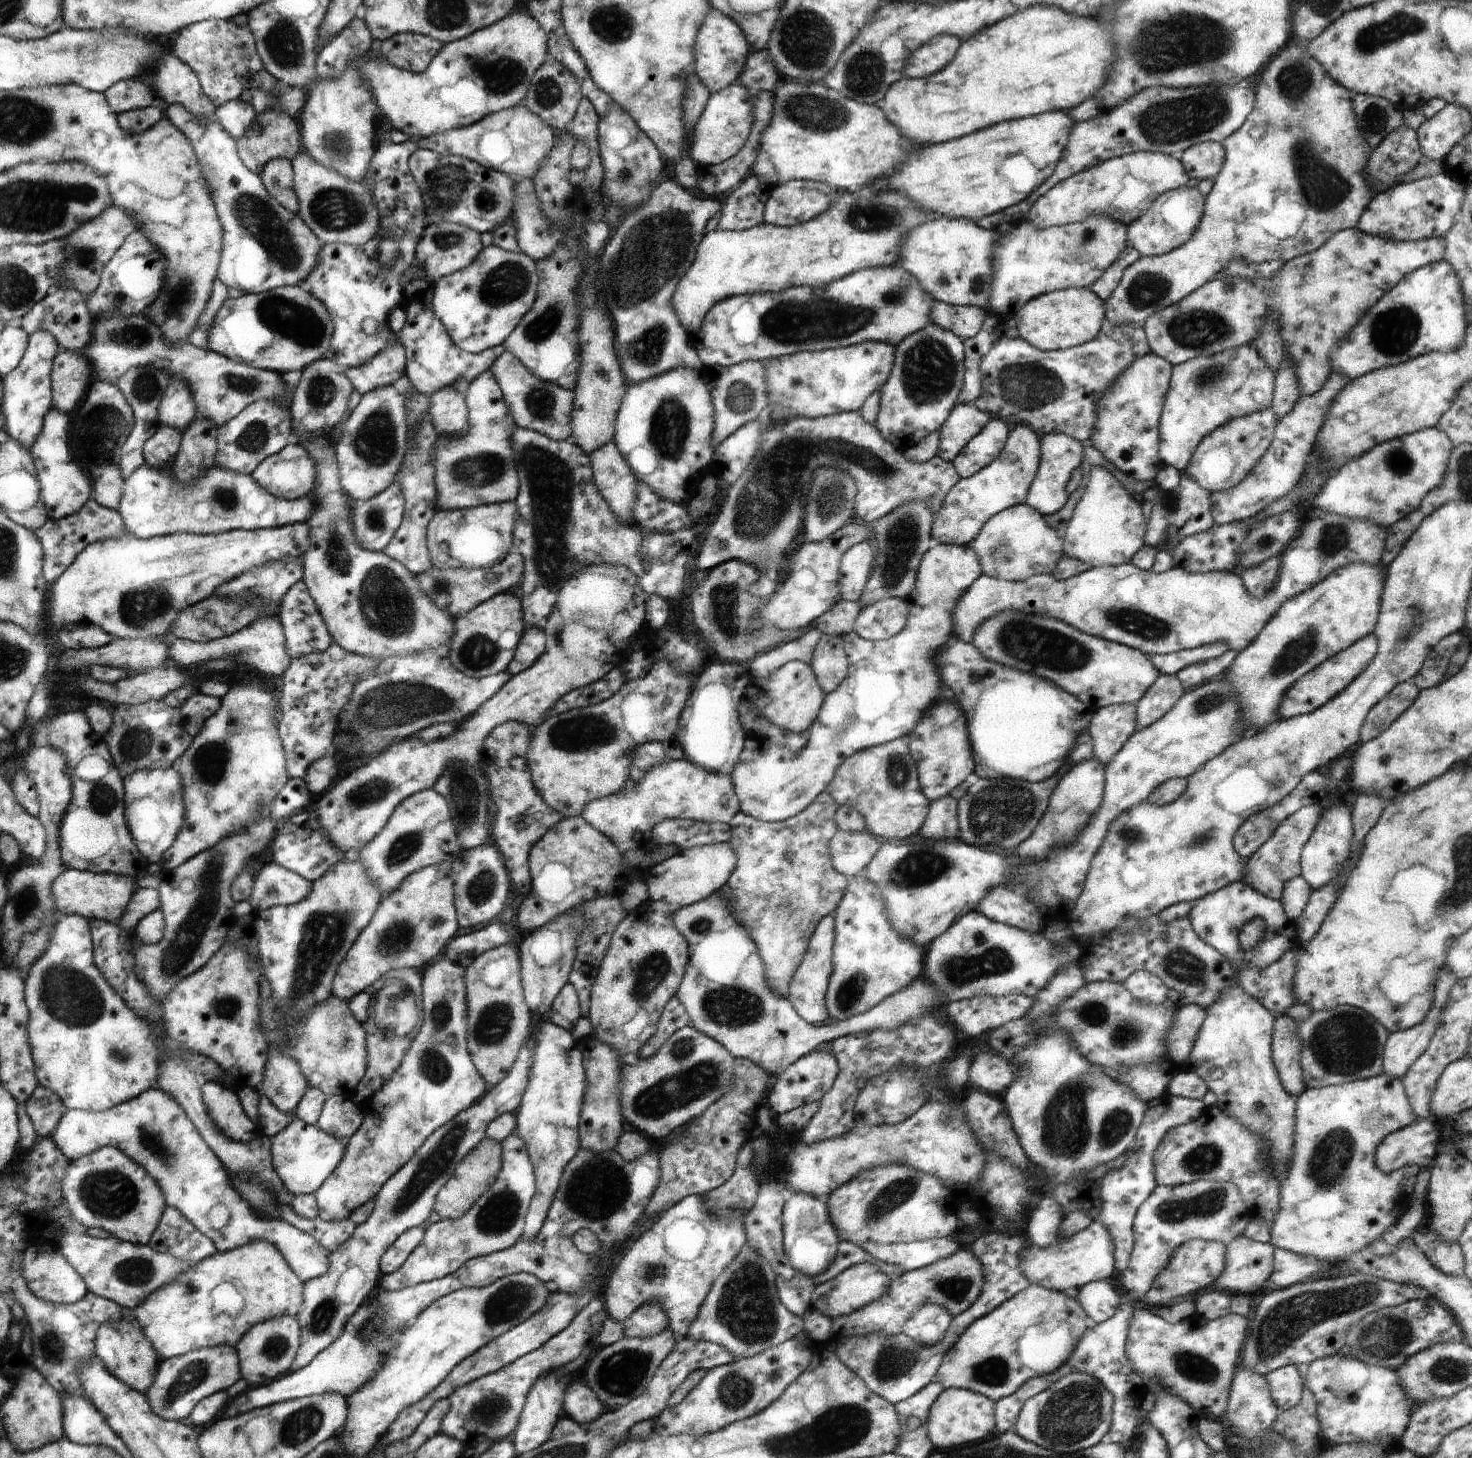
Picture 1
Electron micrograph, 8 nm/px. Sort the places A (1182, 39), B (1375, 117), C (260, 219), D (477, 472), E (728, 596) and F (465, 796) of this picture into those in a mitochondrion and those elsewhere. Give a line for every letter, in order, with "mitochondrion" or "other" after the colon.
A: mitochondrion
B: mitochondrion
C: mitochondrion
D: mitochondrion
E: mitochondrion
F: mitochondrion

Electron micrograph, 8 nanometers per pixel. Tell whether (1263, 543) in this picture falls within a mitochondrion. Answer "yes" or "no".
yes

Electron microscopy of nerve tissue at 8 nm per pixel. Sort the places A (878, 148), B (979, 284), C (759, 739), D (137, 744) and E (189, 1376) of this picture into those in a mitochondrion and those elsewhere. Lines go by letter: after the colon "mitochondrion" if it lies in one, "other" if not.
A: other
B: mitochondrion
C: other
D: mitochondrion
E: mitochondrion

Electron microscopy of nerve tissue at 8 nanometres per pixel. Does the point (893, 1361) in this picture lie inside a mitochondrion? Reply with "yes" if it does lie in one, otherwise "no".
yes

